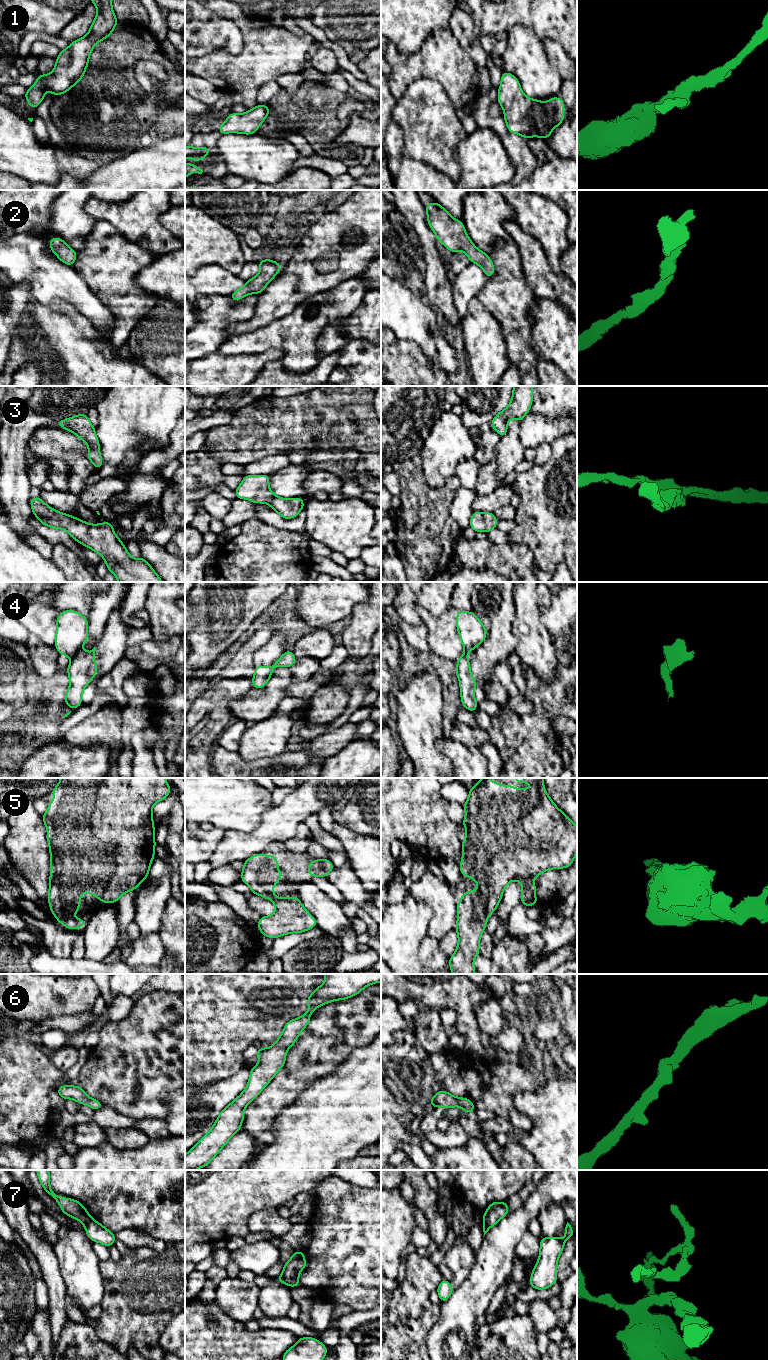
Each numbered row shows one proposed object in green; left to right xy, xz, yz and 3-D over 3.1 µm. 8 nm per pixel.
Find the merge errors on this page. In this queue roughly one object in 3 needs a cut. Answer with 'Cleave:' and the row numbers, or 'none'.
Cleave: 4, 7

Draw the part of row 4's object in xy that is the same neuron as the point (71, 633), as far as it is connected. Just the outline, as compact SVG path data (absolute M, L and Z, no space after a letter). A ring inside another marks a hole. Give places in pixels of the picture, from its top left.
M65 610L57 617L56 624L55 648L57 652L74 658L89 637L87 617L75 610Z

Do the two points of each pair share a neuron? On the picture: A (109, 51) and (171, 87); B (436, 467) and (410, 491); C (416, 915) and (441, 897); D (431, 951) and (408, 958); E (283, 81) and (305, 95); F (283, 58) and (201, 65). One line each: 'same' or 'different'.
A: same
B: different
C: different
D: different
E: different
F: same

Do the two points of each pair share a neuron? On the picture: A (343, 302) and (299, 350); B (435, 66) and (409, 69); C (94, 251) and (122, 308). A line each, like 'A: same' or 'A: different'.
A: same
B: same
C: same

